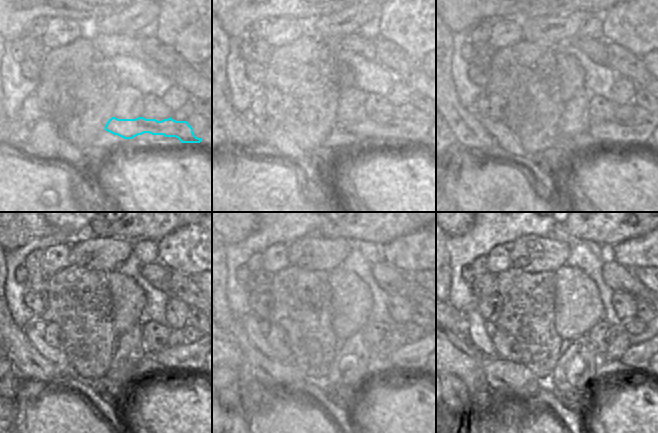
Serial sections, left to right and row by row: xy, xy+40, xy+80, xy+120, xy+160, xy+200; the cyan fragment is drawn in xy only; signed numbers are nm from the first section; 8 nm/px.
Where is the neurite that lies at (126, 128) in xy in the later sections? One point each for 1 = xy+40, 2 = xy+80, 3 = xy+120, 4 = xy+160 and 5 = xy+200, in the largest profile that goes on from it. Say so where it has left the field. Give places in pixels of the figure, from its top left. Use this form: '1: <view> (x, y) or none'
1: xy+40 (409, 133)
2: xy+80 (629, 133)
3: xy+120 (183, 357)
4: xy+160 (413, 356)
5: xy+200 (639, 355)

